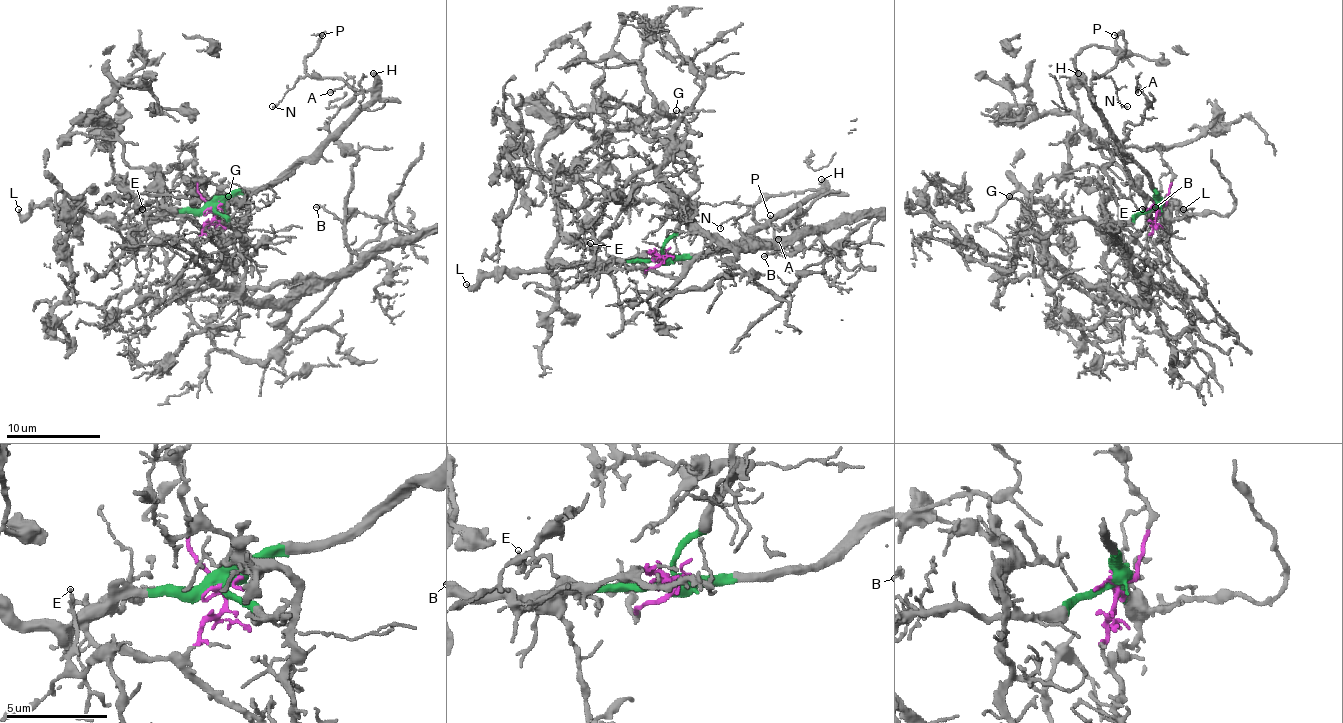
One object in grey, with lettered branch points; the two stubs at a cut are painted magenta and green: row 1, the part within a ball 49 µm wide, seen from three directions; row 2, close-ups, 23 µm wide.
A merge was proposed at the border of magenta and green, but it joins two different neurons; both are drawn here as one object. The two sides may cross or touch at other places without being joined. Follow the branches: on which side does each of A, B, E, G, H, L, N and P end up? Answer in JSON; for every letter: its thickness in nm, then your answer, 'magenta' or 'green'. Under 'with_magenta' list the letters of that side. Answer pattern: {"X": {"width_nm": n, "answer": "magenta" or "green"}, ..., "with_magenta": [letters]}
{"A": {"width_nm": 130, "answer": "magenta"}, "B": {"width_nm": 170, "answer": "magenta"}, "E": {"width_nm": 140, "answer": "magenta"}, "G": {"width_nm": 100, "answer": "magenta"}, "H": {"width_nm": 440, "answer": "green"}, "L": {"width_nm": 220, "answer": "green"}, "N": {"width_nm": 100, "answer": "green"}, "P": {"width_nm": 90, "answer": "green"}, "with_magenta": ["A", "B", "E", "G"]}

